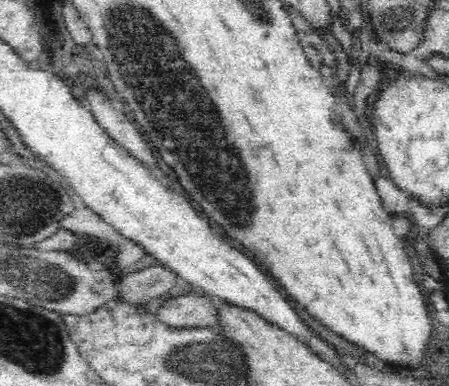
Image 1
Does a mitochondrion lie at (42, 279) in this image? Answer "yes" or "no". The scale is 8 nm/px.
yes

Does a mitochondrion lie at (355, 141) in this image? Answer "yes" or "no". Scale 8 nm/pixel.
no

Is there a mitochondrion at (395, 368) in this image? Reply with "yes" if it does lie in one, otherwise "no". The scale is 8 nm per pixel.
no

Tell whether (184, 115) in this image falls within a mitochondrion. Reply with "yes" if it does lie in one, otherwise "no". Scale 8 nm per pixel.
yes

